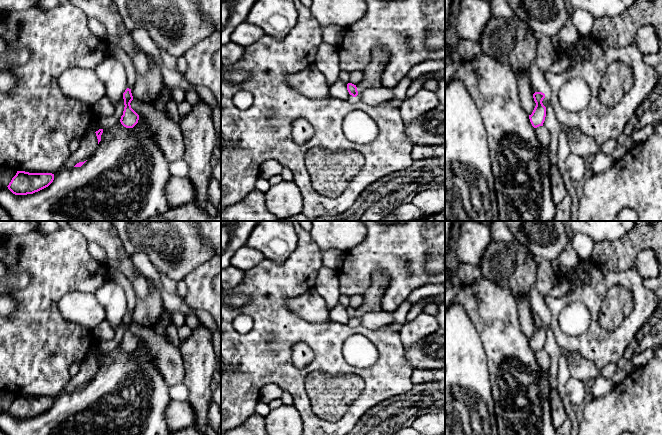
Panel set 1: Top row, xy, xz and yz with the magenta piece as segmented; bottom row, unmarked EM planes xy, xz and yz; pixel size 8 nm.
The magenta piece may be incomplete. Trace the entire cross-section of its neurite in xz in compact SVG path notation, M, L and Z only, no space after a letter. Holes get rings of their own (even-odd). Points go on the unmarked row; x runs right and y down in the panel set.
M375 271L372 275L371 285L363 295L363 304L357 309L352 307L347 308L349 318L356 321L359 317L366 313L381 311L382 295L388 285L389 277L381 271Z

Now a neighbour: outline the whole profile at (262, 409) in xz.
M259 400L255 407L255 414L266 417L270 413L270 410L271 409L267 403Z

